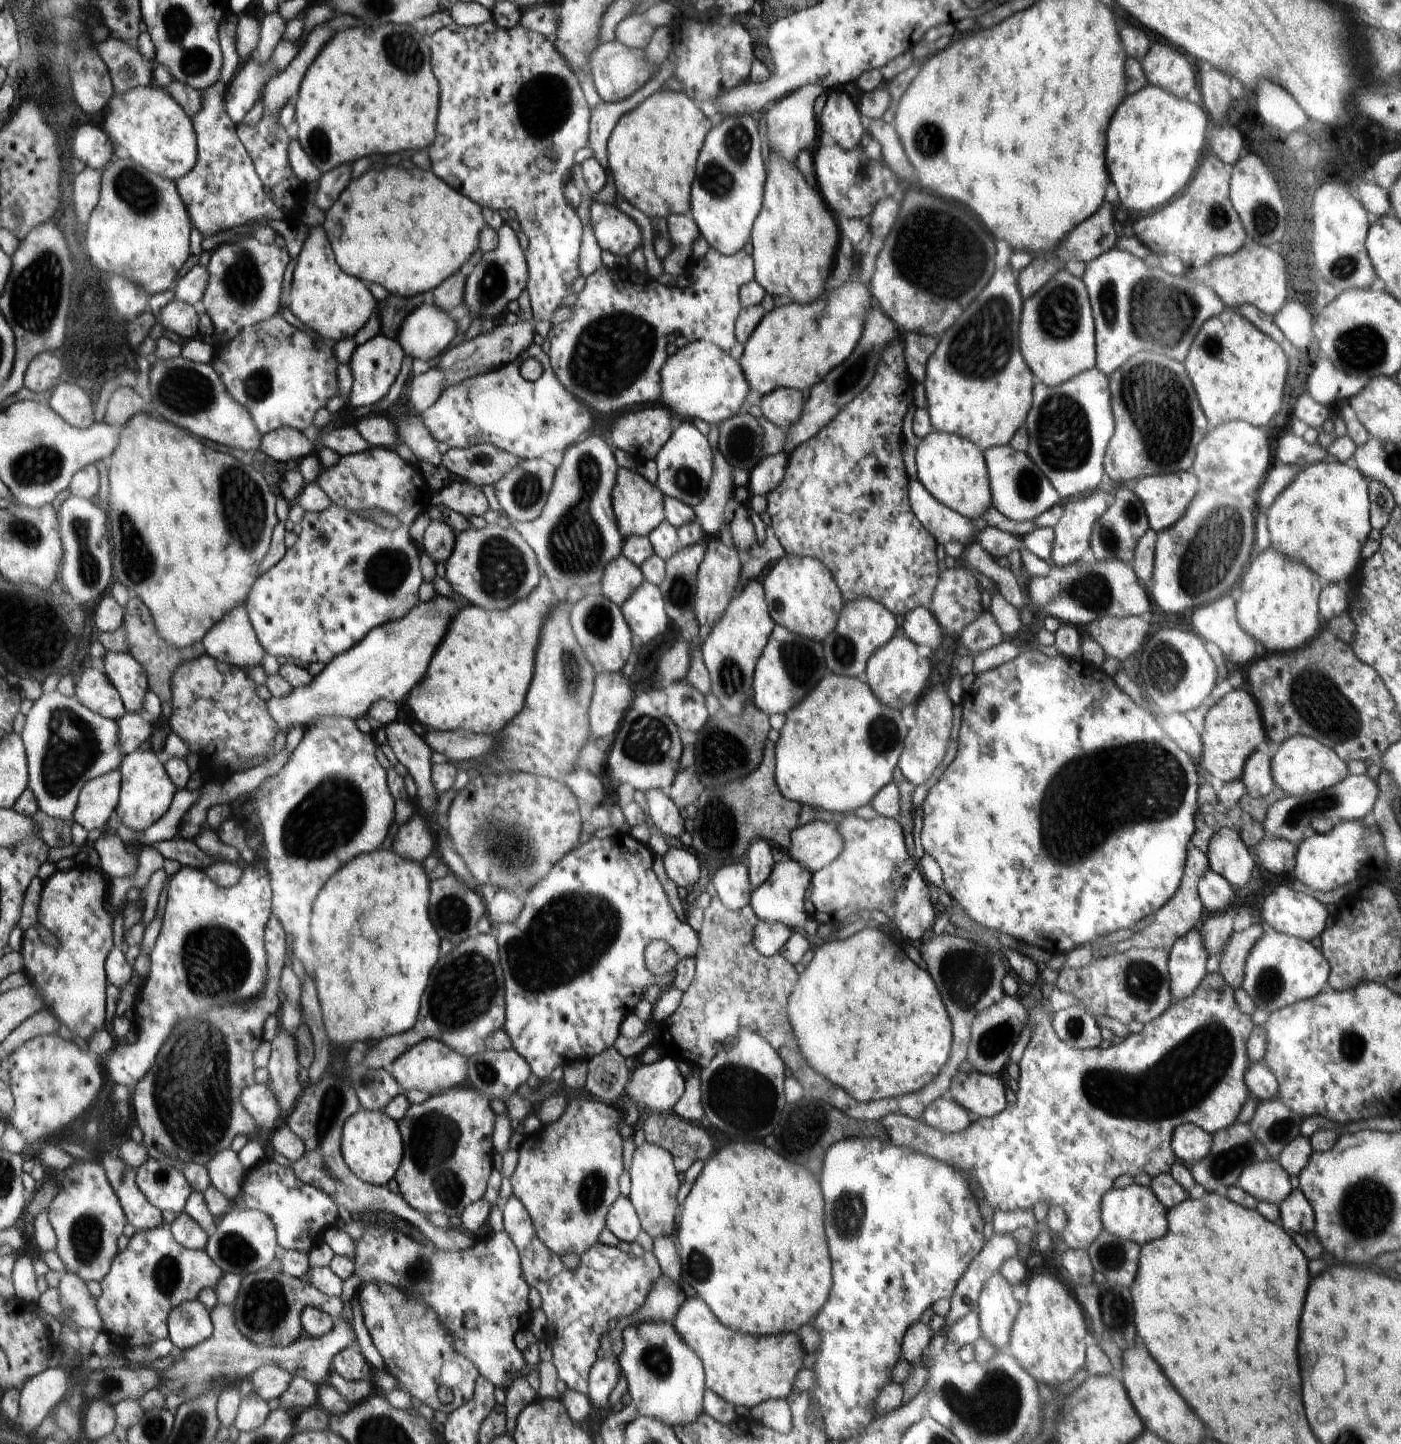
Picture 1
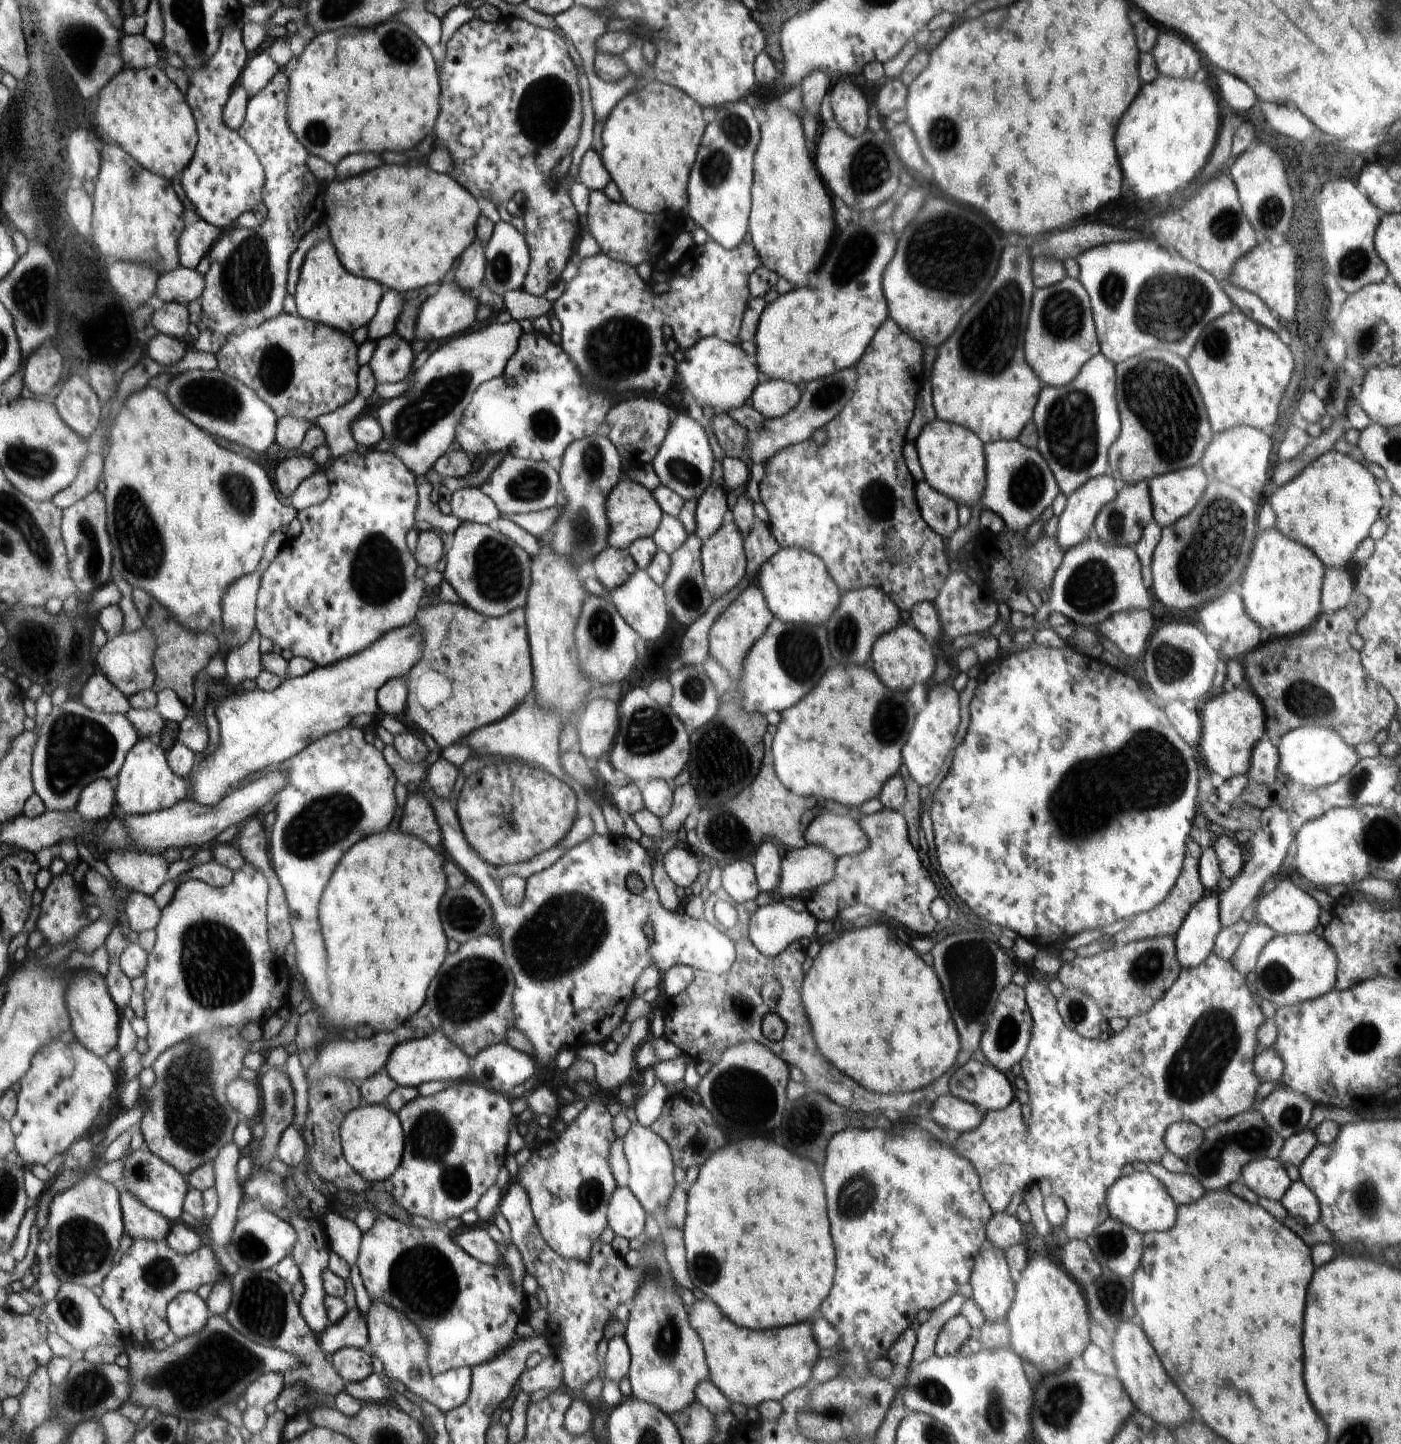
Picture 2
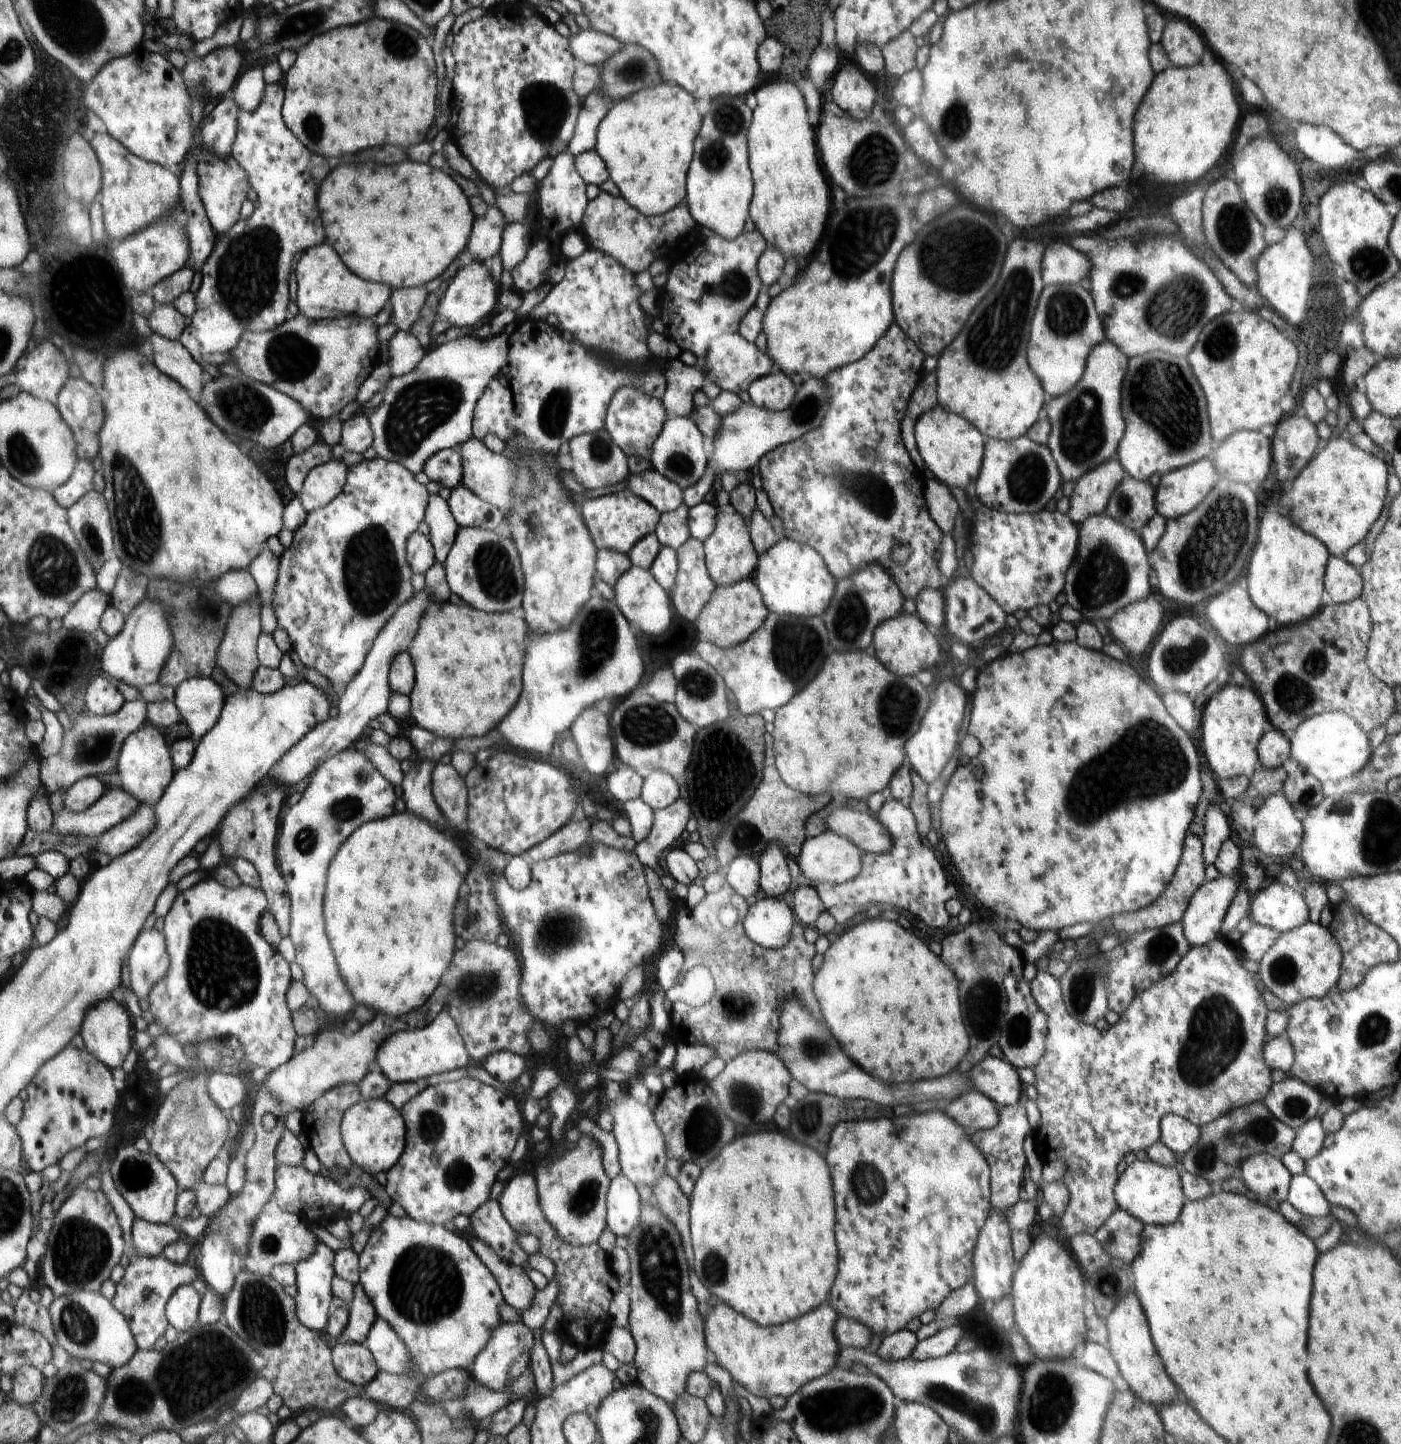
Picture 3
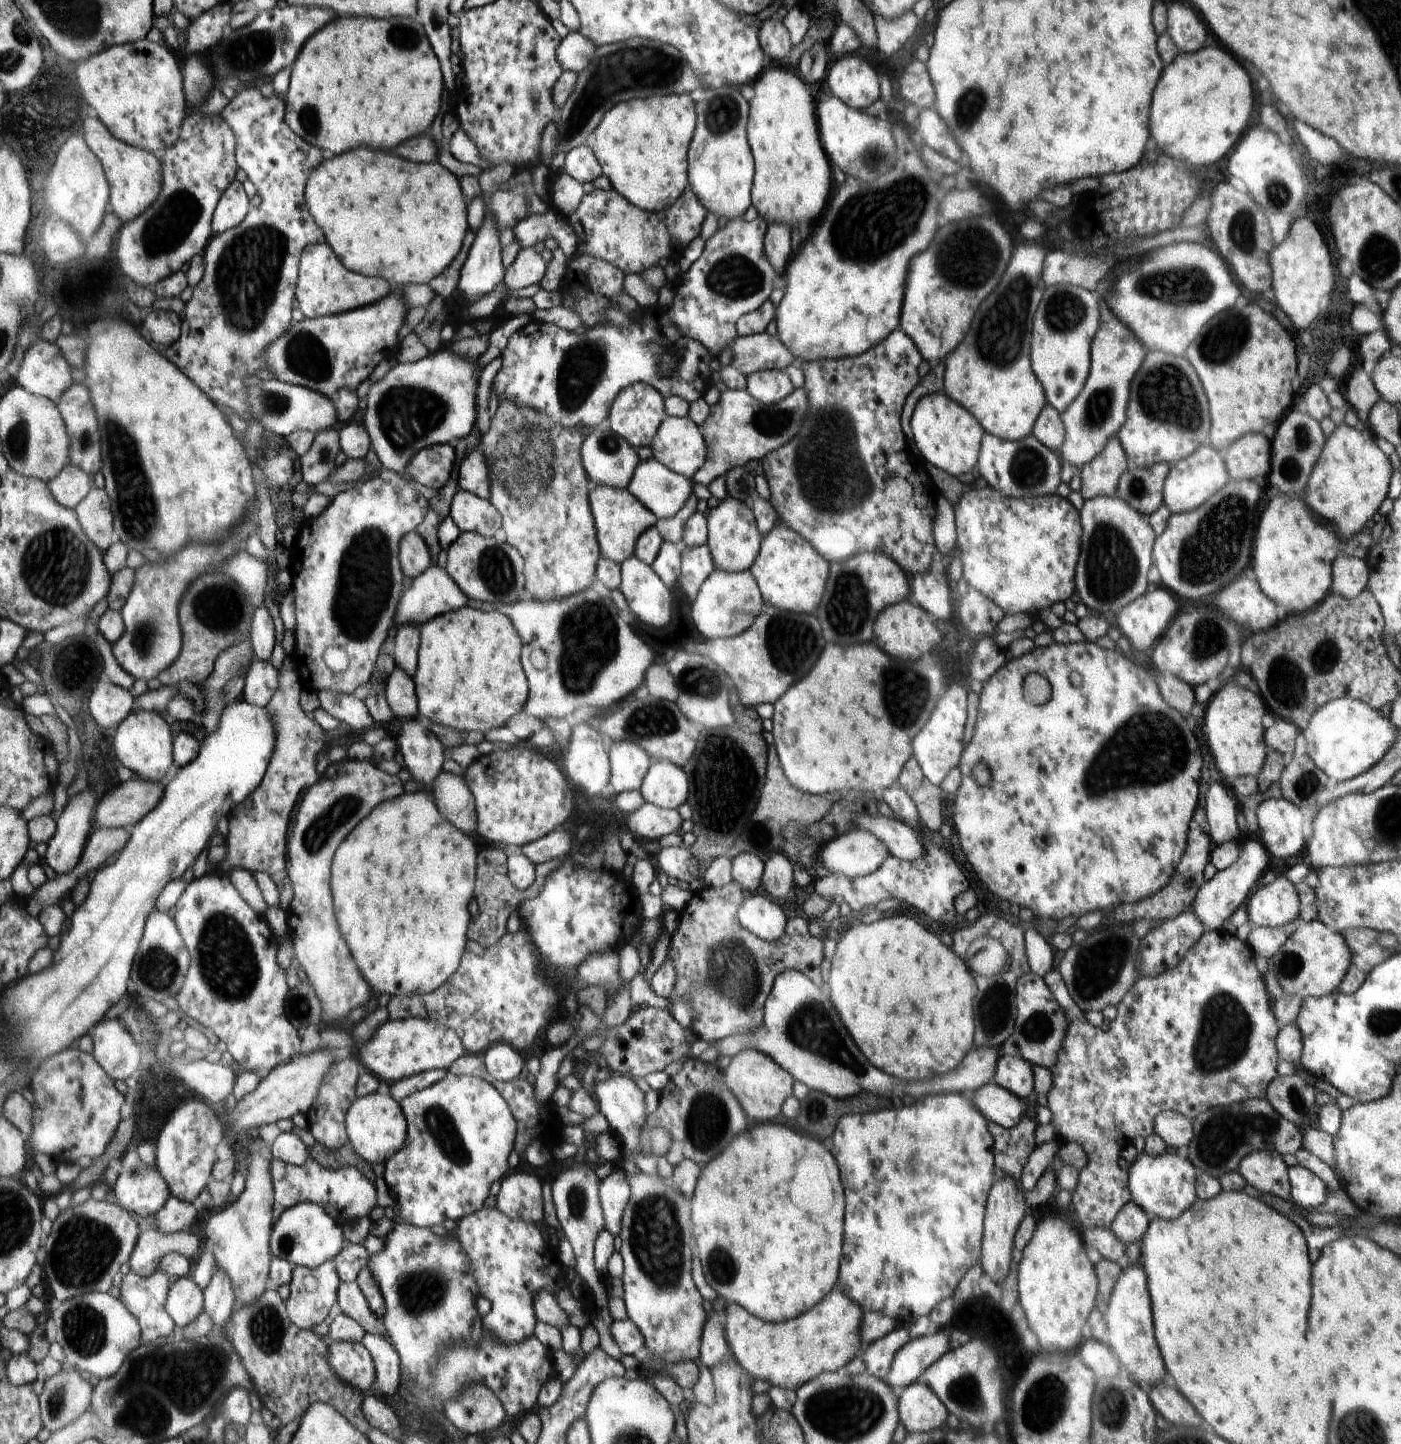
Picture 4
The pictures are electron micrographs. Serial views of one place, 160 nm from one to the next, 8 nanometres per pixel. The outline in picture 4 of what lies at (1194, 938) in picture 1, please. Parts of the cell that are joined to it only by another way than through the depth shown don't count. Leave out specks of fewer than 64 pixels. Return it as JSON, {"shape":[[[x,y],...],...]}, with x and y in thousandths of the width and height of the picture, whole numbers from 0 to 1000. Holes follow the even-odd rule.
{"shape":[[[891,581],[888,584],[886,584],[884,588],[884,596],[877,601],[869,603],[864,610],[858,612],[854,617],[851,630],[852,630],[854,636],[858,637],[862,645],[872,644],[874,639],[878,637],[885,627],[889,627],[890,623],[899,612],[900,608],[906,600],[907,593],[905,592],[905,589],[901,586],[901,583]]]}

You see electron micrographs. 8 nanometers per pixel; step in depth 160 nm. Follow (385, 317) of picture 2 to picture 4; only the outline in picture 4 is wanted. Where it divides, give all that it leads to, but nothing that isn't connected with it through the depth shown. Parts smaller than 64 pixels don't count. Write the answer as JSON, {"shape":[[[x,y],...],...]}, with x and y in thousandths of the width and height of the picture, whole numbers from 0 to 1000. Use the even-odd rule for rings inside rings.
{"shape":[[[333,159],[331,162],[331,169],[328,172],[328,176],[321,181],[321,184],[309,194],[307,194],[306,198],[313,203],[316,207],[320,206],[327,201],[327,195],[328,195],[328,190],[332,184],[332,181],[339,166],[338,159]]]}

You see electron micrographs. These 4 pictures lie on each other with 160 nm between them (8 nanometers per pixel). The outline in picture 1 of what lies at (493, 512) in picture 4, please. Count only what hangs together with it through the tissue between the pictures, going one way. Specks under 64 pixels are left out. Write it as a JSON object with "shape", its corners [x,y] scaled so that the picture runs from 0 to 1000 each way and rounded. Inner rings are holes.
{"shape":[[[321,333],[316,336],[311,343],[306,344],[306,346],[310,350],[317,349],[321,353],[328,355],[333,359],[344,357],[348,353],[347,343],[344,342],[343,337],[333,333]]]}

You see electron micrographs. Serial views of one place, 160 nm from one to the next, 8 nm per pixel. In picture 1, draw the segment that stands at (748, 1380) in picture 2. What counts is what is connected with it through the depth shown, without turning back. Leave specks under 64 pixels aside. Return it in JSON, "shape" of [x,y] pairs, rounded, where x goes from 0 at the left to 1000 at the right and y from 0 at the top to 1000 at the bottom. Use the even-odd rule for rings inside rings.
{"shape":[[[490,899],[480,916],[487,928],[502,943],[505,963],[525,974],[537,975],[548,969],[560,969],[566,963],[570,950],[574,945],[574,934],[569,923],[540,925],[524,922],[516,918],[507,908],[505,901]]]}

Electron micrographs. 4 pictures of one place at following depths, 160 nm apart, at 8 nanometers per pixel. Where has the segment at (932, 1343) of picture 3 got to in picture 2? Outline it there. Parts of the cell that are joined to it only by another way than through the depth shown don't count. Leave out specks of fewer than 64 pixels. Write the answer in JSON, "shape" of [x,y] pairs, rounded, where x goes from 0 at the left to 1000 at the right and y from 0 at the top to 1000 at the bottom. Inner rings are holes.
{"shape":[[[680,911],[671,920],[667,931],[667,938],[670,940],[684,939],[685,933],[692,927],[692,916],[690,911]]]}

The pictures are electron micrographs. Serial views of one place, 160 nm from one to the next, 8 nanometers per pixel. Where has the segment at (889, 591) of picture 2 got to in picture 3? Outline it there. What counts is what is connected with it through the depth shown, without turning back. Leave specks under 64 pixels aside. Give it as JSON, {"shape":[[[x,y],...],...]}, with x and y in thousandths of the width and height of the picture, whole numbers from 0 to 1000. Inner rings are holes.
{"shape":[[[637,223],[633,230],[625,238],[625,240],[619,244],[615,249],[610,250],[604,254],[601,254],[598,257],[594,257],[592,260],[587,262],[588,265],[593,269],[595,275],[593,277],[592,285],[585,295],[585,298],[576,299],[570,304],[567,304],[565,307],[561,307],[558,310],[553,310],[552,312],[547,313],[544,318],[542,319],[542,329],[544,334],[544,339],[547,341],[552,356],[558,361],[559,368],[561,373],[570,375],[573,377],[579,378],[582,380],[582,382],[587,385],[587,387],[590,390],[590,393],[594,396],[596,402],[600,400],[604,400],[608,398],[608,396],[615,395],[617,393],[625,390],[630,392],[634,397],[638,400],[640,404],[642,405],[643,410],[646,413],[653,415],[656,410],[659,408],[670,408],[672,409],[674,406],[674,400],[671,398],[671,393],[670,393],[670,388],[667,386],[667,384],[672,381],[671,374],[674,370],[670,364],[665,360],[664,357],[660,345],[660,335],[660,330],[656,328],[653,321],[650,319],[648,316],[649,313],[647,313],[647,306],[644,305],[644,292],[647,289],[647,280],[650,278],[650,274],[652,273],[653,269],[657,265],[658,265],[658,260],[660,260],[659,252],[661,245],[655,240],[655,239],[640,225]],[[625,321],[628,321],[628,328],[630,331],[620,331],[620,330],[626,330],[622,328],[622,325],[625,325]],[[647,377],[650,382],[650,386],[645,390],[640,390],[637,386],[637,378]]]}

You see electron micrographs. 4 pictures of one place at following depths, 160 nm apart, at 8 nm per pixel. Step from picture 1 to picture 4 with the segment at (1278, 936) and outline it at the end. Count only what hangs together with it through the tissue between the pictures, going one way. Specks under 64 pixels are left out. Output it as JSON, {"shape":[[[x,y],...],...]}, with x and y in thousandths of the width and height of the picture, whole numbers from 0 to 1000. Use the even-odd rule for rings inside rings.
{"shape":[[[926,636],[926,643],[914,659],[909,662],[909,676],[916,687],[928,690],[943,691],[956,686],[957,679],[965,668],[964,657],[956,646],[951,645],[940,636],[931,639]]]}

